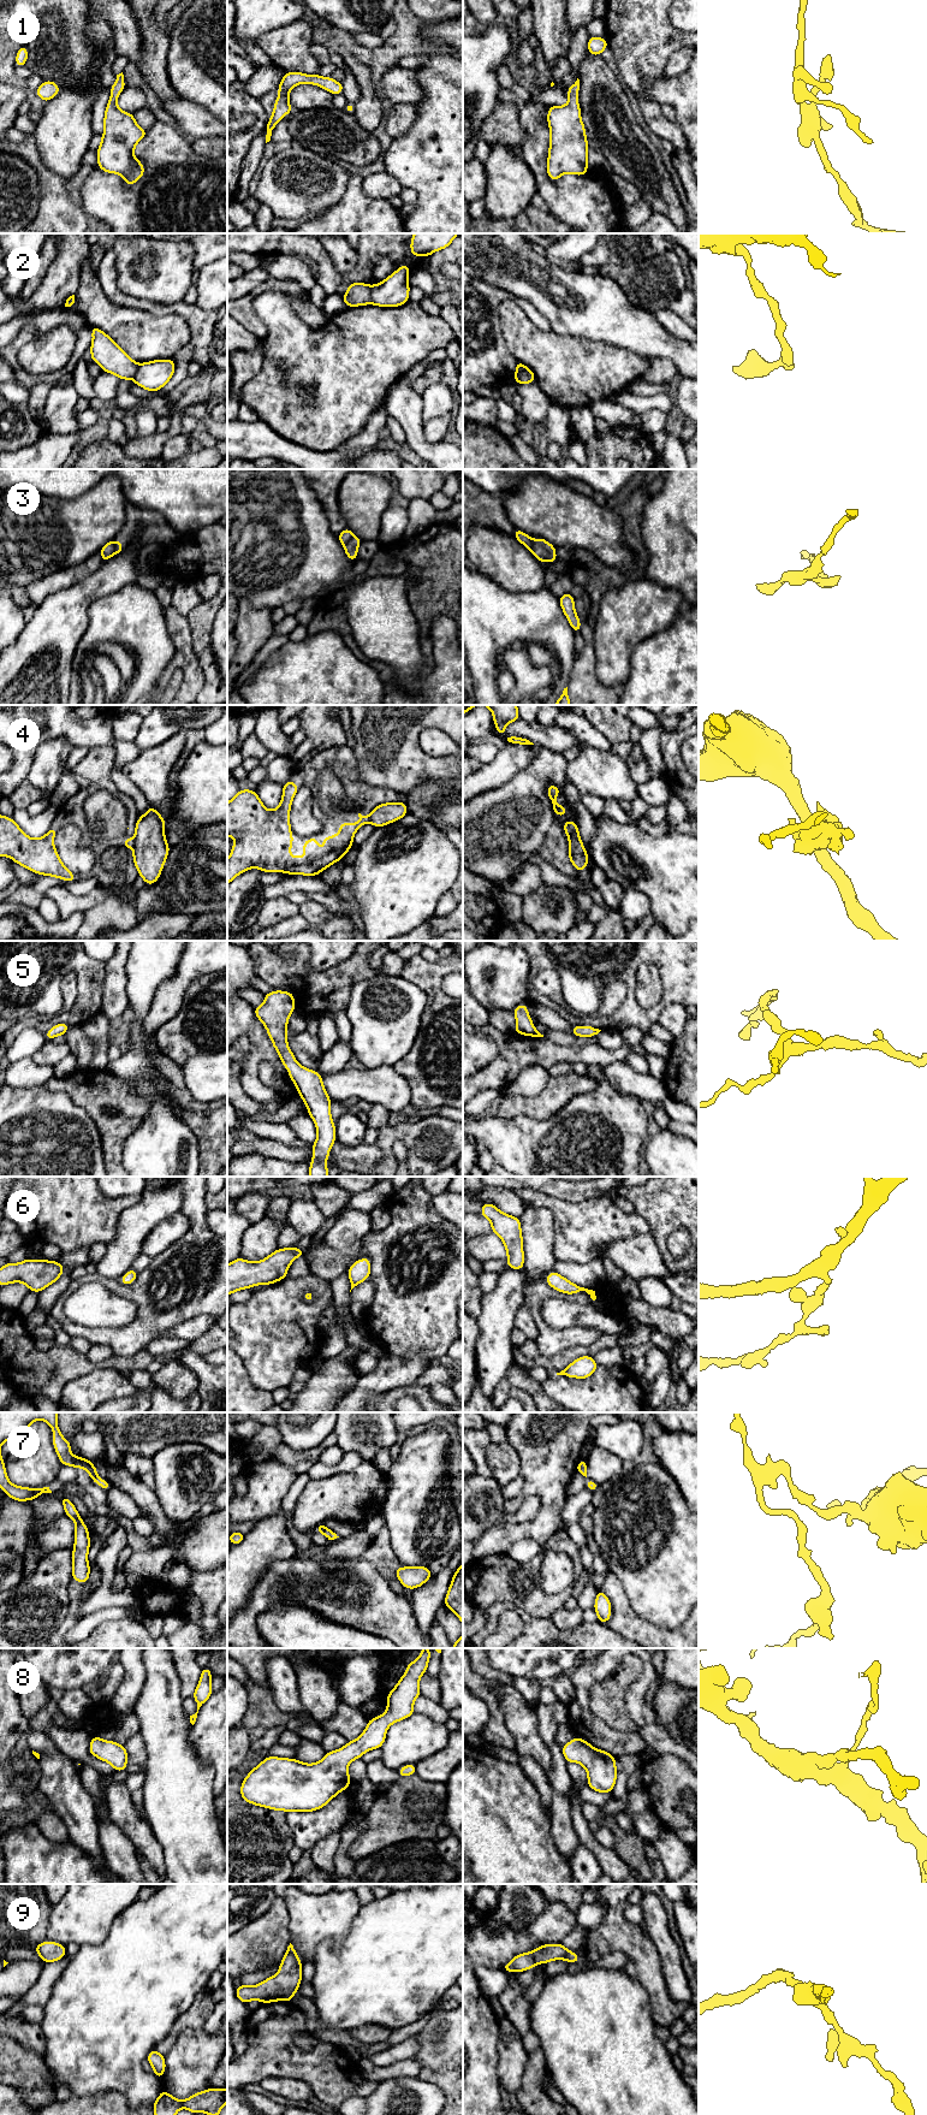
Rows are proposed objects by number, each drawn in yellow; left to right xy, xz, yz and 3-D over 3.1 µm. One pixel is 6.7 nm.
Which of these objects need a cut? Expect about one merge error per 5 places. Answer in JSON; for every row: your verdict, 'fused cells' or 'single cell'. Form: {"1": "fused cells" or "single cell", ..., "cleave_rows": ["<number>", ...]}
{"1": "single cell", "2": "fused cells", "3": "fused cells", "4": "fused cells", "5": "single cell", "6": "single cell", "7": "single cell", "8": "single cell", "9": "single cell", "cleave_rows": ["2", "3", "4"]}

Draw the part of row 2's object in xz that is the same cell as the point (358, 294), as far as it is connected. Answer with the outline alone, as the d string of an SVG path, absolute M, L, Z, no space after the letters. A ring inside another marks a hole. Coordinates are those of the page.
M349 283L347 291L341 296L346 307L358 307L372 303L372 285Z

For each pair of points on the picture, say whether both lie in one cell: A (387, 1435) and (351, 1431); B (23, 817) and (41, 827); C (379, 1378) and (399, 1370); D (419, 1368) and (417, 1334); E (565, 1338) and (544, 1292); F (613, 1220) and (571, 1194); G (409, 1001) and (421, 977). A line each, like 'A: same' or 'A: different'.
A: same
B: same
C: same
D: different
E: same
F: different
G: different

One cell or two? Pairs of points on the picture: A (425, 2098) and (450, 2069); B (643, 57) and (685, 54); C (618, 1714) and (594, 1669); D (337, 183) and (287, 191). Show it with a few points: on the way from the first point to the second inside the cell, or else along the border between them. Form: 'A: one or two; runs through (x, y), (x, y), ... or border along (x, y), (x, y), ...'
A: two; border along (416, 2077), (434, 2083), (444, 2092), (446, 2102)
B: two; border along (685, 46), (676, 49), (670, 55), (663, 77)
C: two; border along (621, 1662), (606, 1677), (593, 1686), (589, 1707)
D: one; runs through (325, 183), (299, 183)

